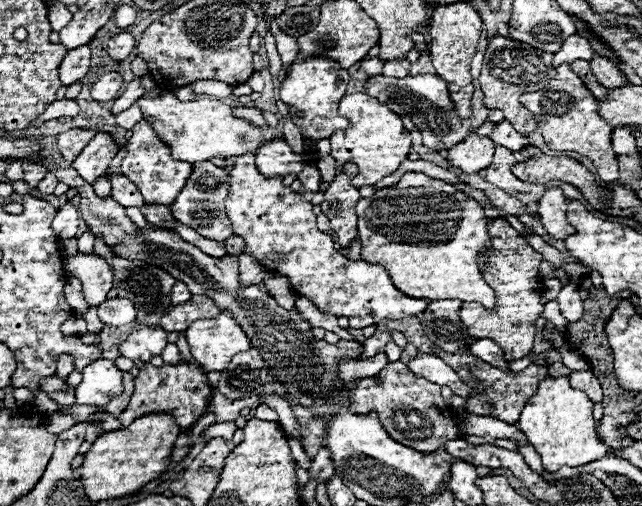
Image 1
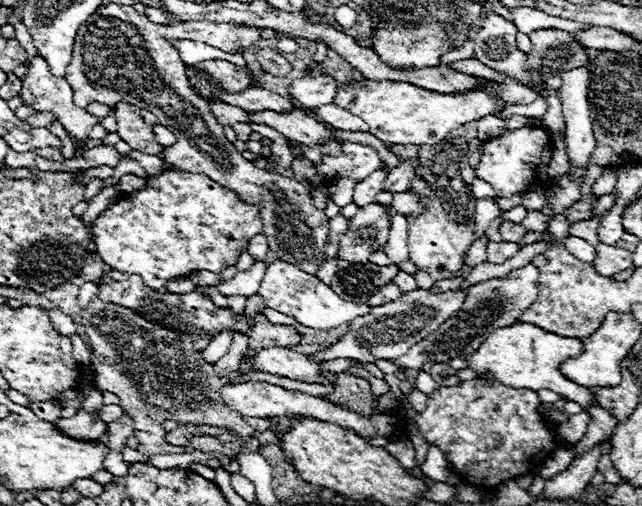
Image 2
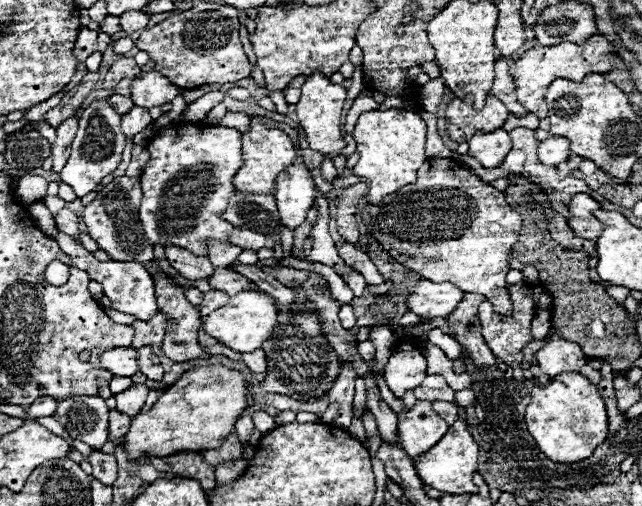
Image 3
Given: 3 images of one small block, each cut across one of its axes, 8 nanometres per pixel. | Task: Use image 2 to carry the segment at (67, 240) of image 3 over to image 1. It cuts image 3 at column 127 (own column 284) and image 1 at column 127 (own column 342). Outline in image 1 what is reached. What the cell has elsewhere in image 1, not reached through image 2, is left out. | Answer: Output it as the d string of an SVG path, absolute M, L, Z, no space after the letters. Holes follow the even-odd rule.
M112 298L112 300L102 302L102 306L98 306L98 316L104 324L124 326L136 320L136 308L126 298Z

